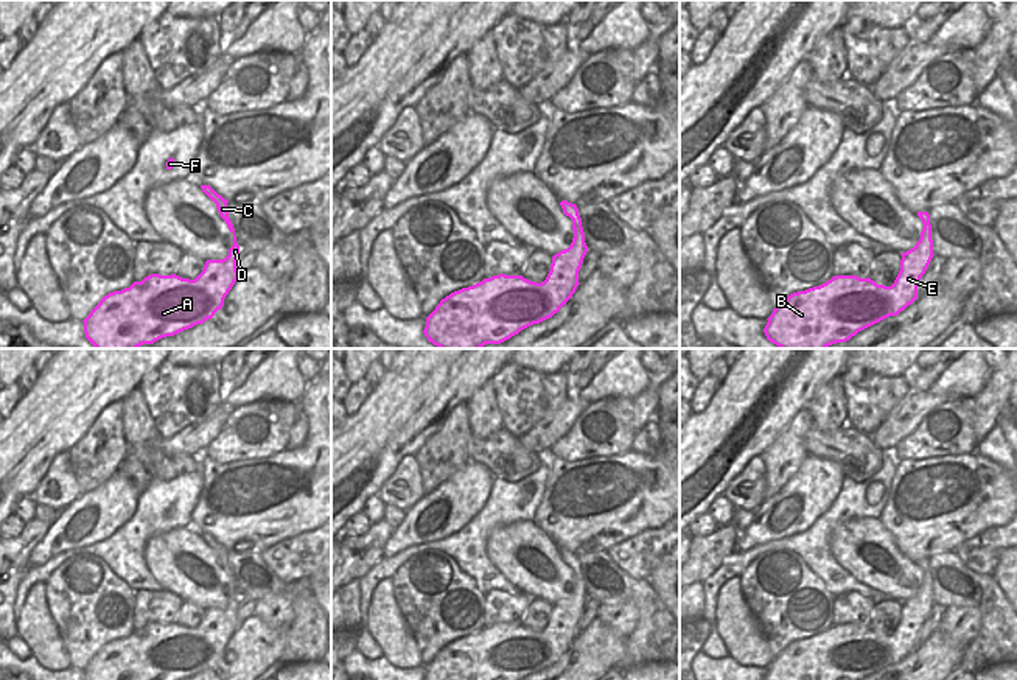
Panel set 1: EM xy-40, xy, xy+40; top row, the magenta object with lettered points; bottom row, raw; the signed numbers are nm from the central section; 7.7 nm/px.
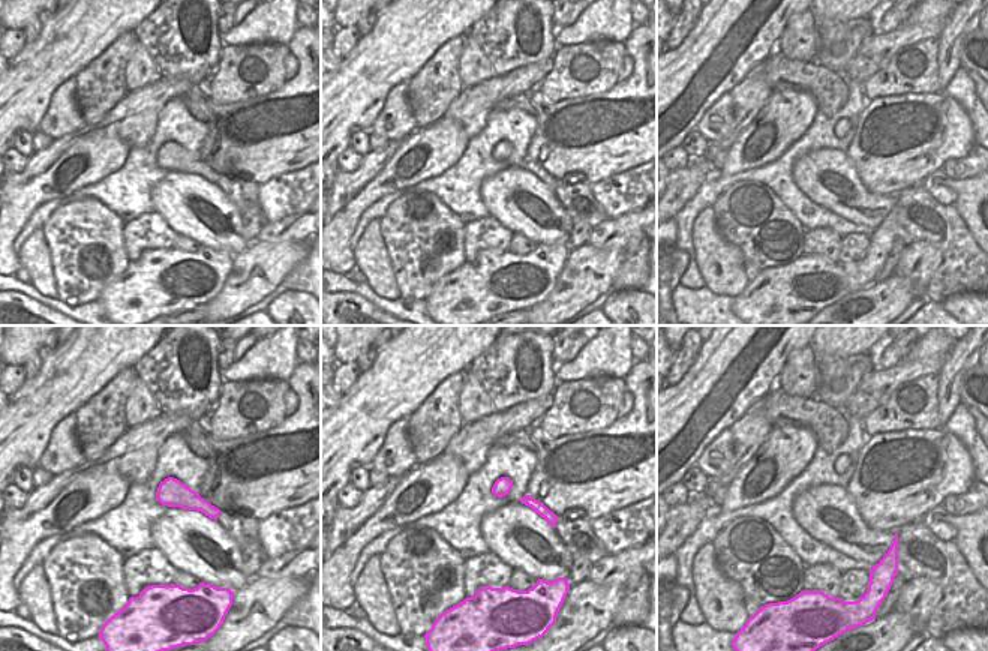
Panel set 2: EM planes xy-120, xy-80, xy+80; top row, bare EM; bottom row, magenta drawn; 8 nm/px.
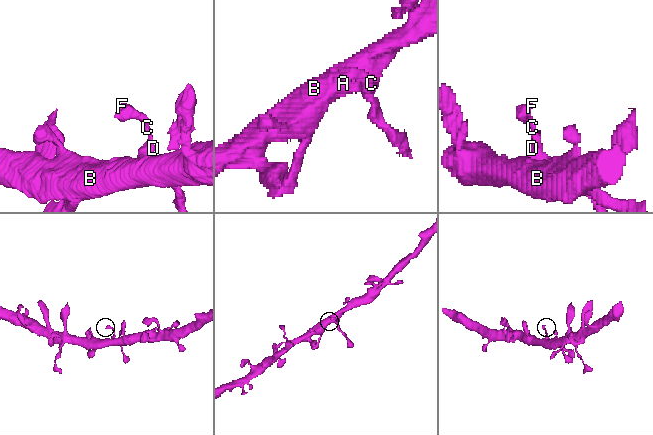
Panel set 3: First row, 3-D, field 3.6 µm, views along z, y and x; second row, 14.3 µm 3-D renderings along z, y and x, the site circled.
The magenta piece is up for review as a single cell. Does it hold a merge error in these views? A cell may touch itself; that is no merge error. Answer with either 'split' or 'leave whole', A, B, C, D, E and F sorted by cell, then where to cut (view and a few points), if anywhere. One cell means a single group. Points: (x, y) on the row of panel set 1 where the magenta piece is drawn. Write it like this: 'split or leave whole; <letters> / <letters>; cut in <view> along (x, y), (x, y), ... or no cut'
leave whole; A B C D E F; no cut

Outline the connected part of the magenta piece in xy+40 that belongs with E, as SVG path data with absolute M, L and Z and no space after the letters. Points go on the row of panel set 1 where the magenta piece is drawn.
M917 212L924 229L916 246L902 255L900 271L891 286L877 285L874 280L857 275L835 275L820 286L790 294L767 319L764 333L779 349L827 349L846 342L858 331L889 317L897 316L917 299L917 283L933 258L930 215Z

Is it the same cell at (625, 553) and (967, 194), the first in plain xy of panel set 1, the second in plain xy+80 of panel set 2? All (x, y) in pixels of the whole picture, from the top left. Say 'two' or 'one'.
two

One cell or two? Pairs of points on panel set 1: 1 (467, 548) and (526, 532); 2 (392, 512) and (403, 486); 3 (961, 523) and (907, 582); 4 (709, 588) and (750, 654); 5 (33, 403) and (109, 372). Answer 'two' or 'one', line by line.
1: two
2: two
3: two
4: two
5: one

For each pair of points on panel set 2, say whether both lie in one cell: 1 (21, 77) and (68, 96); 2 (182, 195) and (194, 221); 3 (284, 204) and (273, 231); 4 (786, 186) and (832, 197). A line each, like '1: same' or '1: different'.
1: different
2: same
3: different
4: different

